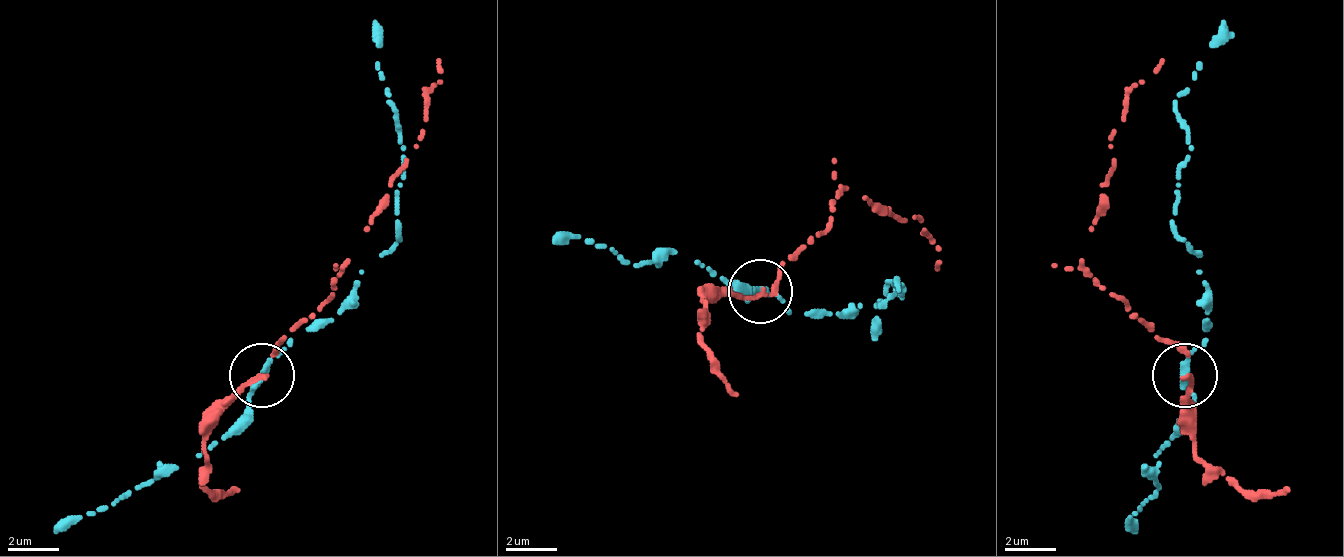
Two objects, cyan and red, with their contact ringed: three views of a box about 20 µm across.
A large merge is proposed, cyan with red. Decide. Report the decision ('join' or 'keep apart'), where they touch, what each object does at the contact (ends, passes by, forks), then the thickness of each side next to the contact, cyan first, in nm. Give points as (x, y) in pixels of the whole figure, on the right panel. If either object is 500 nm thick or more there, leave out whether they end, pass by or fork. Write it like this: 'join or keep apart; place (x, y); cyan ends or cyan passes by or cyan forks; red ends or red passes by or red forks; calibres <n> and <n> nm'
keep apart; place (1184, 375); cyan ends; red passes by; calibres 380 and 160 nm

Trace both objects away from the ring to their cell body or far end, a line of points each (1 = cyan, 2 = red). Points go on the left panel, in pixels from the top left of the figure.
1: (263, 373), (289, 341), (334, 322), (360, 270), (398, 238), (405, 148), (372, 19)
2: (263, 380), (269, 354), (282, 334), (334, 296), (347, 264), (398, 167), (424, 128), (424, 96), (437, 58)

